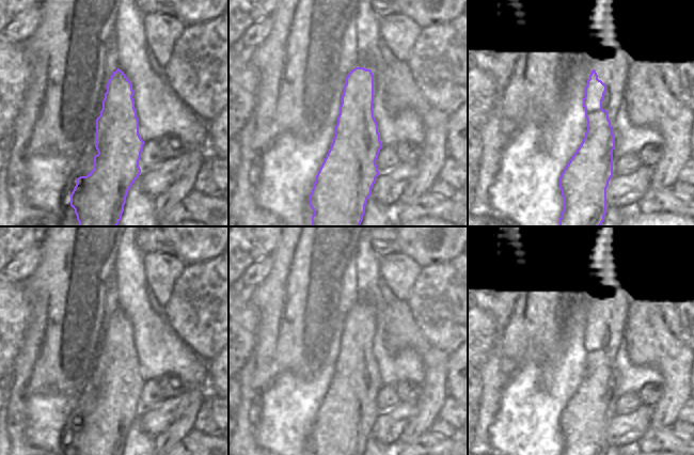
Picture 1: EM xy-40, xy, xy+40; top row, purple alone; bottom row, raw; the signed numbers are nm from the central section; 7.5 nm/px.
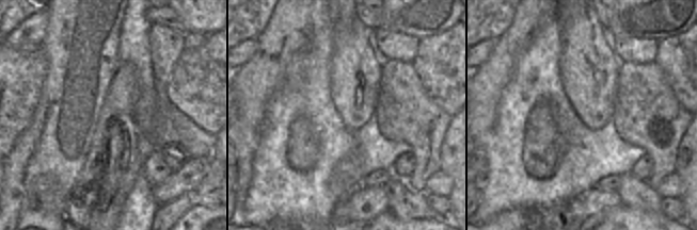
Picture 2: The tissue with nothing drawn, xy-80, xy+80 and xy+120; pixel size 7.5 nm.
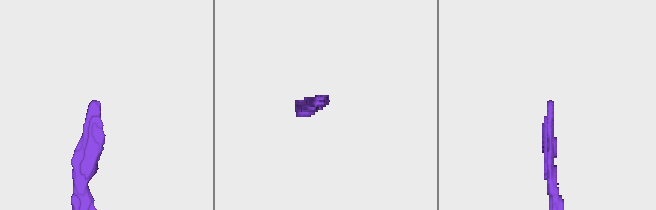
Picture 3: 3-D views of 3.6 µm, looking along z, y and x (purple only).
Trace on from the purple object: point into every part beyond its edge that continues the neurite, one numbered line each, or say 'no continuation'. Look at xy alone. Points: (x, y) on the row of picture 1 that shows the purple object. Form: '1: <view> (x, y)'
1: xy (359, 63)

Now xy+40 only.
1: xy+40 (602, 57)

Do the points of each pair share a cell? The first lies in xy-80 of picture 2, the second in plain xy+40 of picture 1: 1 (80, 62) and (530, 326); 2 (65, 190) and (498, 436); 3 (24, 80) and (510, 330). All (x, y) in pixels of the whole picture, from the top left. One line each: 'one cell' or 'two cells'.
1: one cell
2: two cells
3: two cells

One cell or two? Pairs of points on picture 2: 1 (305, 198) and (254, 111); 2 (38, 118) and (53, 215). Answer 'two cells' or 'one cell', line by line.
1: two cells
2: one cell

